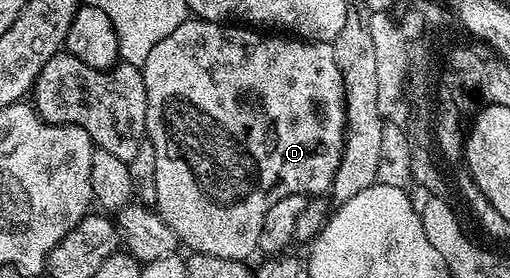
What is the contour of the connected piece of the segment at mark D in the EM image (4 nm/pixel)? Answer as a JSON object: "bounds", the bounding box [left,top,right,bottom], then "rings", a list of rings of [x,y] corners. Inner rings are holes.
{"bounds":[142,17,346,260],"rings":[[[192,17],[192,18],[189,18],[189,19],[188,19],[188,20],[187,20],[187,21],[185,21],[185,22],[184,22],[184,23],[183,23],[183,24],[182,24],[182,25],[178,25],[178,29],[174,29],[174,33],[170,33],[170,37],[162,37],[162,41],[158,41],[158,45],[154,45],[154,49],[150,49],[150,57],[146,57],[146,61],[145,61],[145,62],[144,62],[144,65],[143,65],[143,68],[142,68],[142,70],[143,70],[143,72],[144,72],[144,84],[145,84],[145,85],[146,85],[146,101],[147,101],[147,102],[148,102],[148,130],[147,130],[147,132],[146,132],[146,135],[147,135],[147,138],[148,138],[148,139],[149,139],[149,140],[150,140],[150,142],[152,142],[152,144],[153,144],[153,145],[154,145],[154,153],[155,153],[155,154],[156,154],[156,170],[155,170],[155,172],[154,172],[154,207],[155,207],[155,210],[156,210],[156,211],[157,211],[157,212],[158,212],[158,214],[159,214],[159,216],[160,216],[160,218],[161,218],[161,219],[163,219],[163,220],[164,220],[164,224],[165,224],[165,225],[167,225],[167,227],[168,227],[168,228],[169,228],[169,229],[171,229],[171,230],[172,230],[172,232],[173,232],[173,233],[175,233],[175,235],[176,235],[176,237],[177,237],[177,240],[179,240],[179,242],[180,242],[180,243],[181,243],[181,244],[183,244],[183,246],[184,246],[184,243],[185,243],[185,245],[186,245],[186,246],[188,246],[188,247],[192,247],[192,248],[188,248],[188,249],[191,249],[191,250],[192,250],[192,251],[193,251],[193,252],[196,252],[196,253],[199,253],[199,254],[202,254],[202,255],[217,255],[217,256],[218,256],[218,257],[222,257],[222,258],[223,258],[223,259],[242,259],[242,260],[247,260],[247,259],[248,259],[248,258],[249,258],[249,256],[248,256],[248,254],[250,254],[250,253],[251,253],[251,251],[253,251],[253,252],[255,252],[255,251],[256,251],[256,250],[257,250],[257,245],[256,245],[256,242],[257,242],[257,241],[258,241],[258,237],[259,237],[259,236],[260,236],[260,230],[261,230],[261,229],[262,229],[262,225],[263,225],[263,224],[264,224],[264,218],[265,218],[265,217],[266,217],[266,213],[267,213],[267,212],[268,212],[268,210],[269,210],[269,209],[270,209],[270,205],[274,205],[274,201],[278,201],[278,200],[279,200],[279,199],[281,199],[281,198],[282,198],[282,197],[290,197],[290,196],[291,196],[291,195],[303,195],[303,196],[305,196],[305,197],[313,197],[313,196],[323,196],[323,195],[324,195],[324,194],[325,194],[325,192],[327,192],[327,191],[328,191],[328,190],[329,190],[329,188],[331,188],[331,185],[332,185],[332,179],[333,179],[333,178],[334,178],[334,177],[335,177],[335,173],[336,173],[336,171],[337,171],[337,170],[338,170],[338,169],[339,169],[339,168],[340,168],[340,159],[341,159],[341,158],[342,158],[342,157],[343,157],[343,153],[344,153],[344,145],[345,145],[345,136],[346,136],[346,124],[345,124],[345,72],[346,72],[346,71],[345,71],[345,68],[344,68],[344,67],[342,67],[342,66],[341,66],[341,62],[340,62],[340,60],[339,60],[339,58],[338,58],[338,52],[337,52],[337,50],[336,50],[336,48],[335,48],[335,46],[333,46],[333,44],[332,44],[332,43],[331,43],[331,42],[317,42],[317,41],[305,41],[305,40],[304,40],[304,39],[303,39],[303,38],[300,38],[300,37],[293,37],[293,38],[294,38],[294,39],[279,39],[279,37],[278,37],[278,36],[276,36],[276,35],[259,35],[259,33],[258,33],[258,32],[256,32],[256,31],[247,31],[247,29],[246,29],[246,28],[244,28],[244,27],[247,27],[247,26],[244,26],[244,25],[236,25],[236,26],[240,26],[240,27],[224,27],[224,26],[228,26],[228,25],[221,25],[221,24],[220,24],[220,23],[219,23],[219,22],[216,22],[216,21],[205,21],[205,20],[203,20],[203,19],[201,19],[201,18],[199,18],[199,17]]]}

